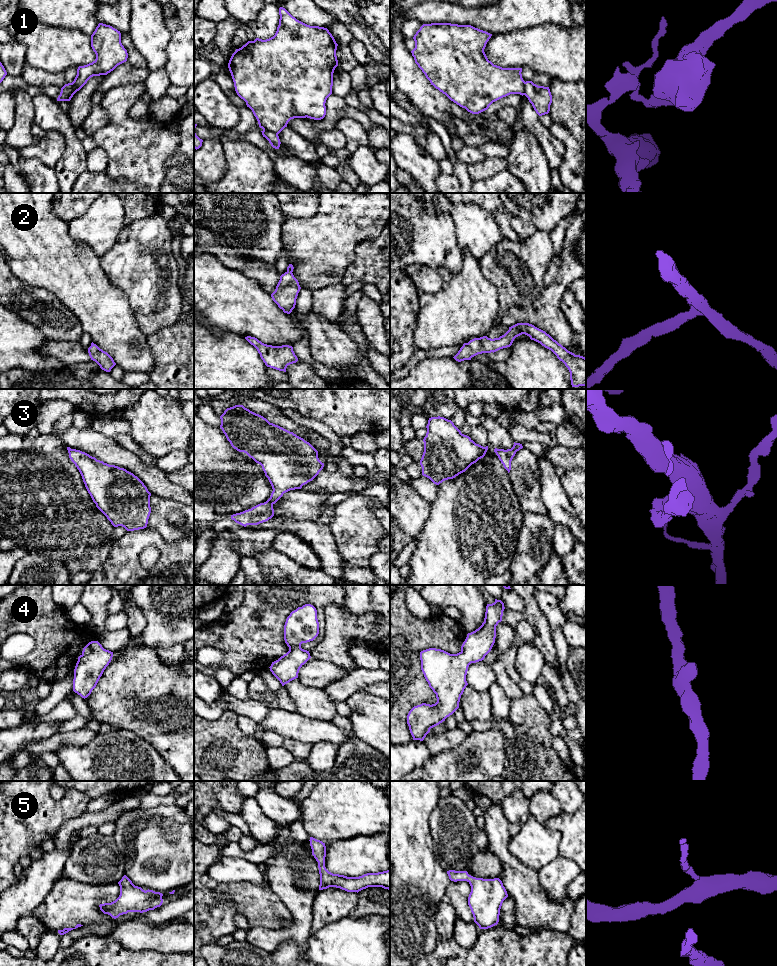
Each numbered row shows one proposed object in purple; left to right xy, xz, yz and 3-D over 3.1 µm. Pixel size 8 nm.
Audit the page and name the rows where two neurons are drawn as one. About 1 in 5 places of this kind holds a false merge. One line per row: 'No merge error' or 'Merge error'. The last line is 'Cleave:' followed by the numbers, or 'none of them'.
1: Merge error
2: No merge error
3: No merge error
4: No merge error
5: No merge error
Cleave: 1

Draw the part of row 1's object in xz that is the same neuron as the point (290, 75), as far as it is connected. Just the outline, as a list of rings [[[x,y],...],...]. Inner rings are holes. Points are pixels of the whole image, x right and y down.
[[[279,8],[279,25],[275,35],[269,39],[256,38],[248,41],[232,54],[228,68],[237,95],[246,102],[259,127],[279,134],[294,118],[321,120],[326,115],[326,100],[332,94],[333,73],[338,66],[336,50],[338,44],[327,28],[307,25],[293,17],[285,8]]]

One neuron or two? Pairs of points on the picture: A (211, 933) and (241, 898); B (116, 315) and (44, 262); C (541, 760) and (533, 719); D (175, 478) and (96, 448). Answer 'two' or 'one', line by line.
A: two
B: one
C: one
D: two

